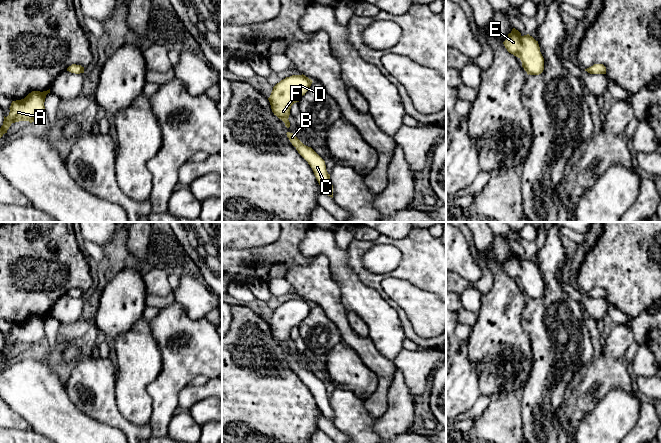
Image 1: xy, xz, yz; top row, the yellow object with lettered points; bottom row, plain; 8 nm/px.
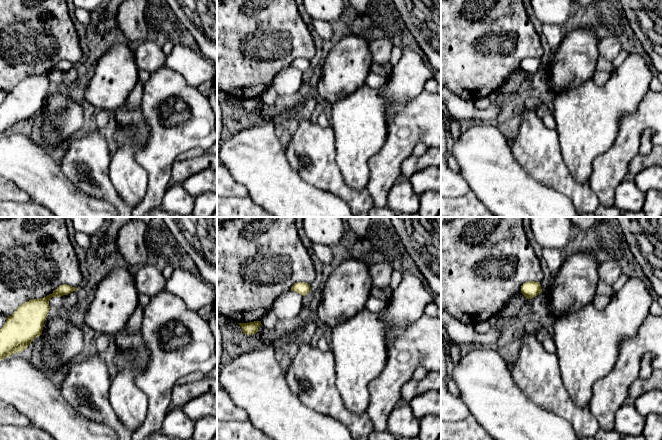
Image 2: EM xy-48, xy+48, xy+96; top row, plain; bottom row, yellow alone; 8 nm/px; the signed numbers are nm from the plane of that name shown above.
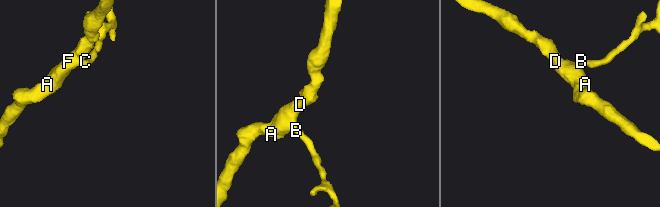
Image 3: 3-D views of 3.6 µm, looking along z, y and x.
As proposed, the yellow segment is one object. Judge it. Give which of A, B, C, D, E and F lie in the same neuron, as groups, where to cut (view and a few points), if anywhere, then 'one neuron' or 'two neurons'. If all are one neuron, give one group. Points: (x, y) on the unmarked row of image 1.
A B C D E F; no cut; one neuron

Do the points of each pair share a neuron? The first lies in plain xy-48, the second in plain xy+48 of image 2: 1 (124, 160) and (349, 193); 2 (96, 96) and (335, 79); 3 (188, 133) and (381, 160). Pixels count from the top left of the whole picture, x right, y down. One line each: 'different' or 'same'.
1: different
2: same
3: same

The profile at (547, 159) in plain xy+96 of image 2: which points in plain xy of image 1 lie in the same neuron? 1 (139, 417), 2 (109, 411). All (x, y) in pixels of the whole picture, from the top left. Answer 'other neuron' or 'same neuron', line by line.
1: other neuron
2: same neuron

